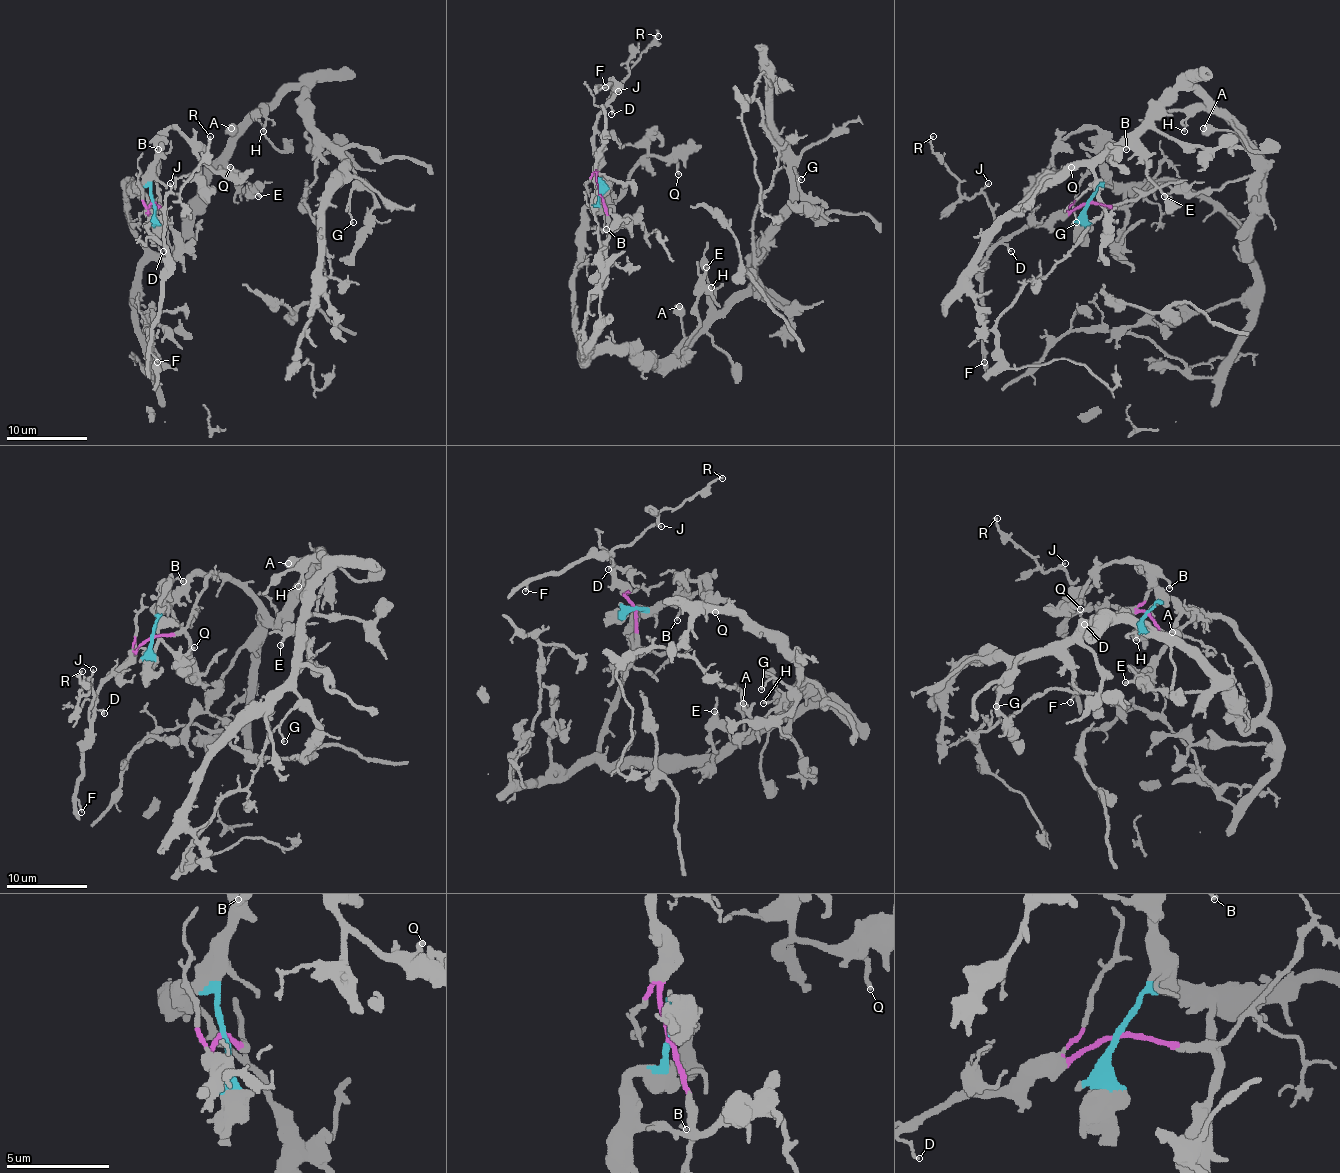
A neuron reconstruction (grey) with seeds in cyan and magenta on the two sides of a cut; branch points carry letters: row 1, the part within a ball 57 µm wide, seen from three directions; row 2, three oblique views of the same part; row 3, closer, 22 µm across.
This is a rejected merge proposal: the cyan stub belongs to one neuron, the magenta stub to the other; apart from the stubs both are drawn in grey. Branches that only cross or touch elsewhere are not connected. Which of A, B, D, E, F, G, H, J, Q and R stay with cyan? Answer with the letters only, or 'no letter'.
A, B, E, G, H, Q

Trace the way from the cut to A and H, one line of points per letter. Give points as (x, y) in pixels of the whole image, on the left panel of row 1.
A: (152, 203), (152, 190), (126, 184), (126, 219), (152, 251), (172, 253), (182, 215), (235, 132), (231, 128)
H: (152, 203), (152, 190), (126, 184), (126, 219), (152, 251), (172, 253), (204, 174), (261, 110), (263, 132)

